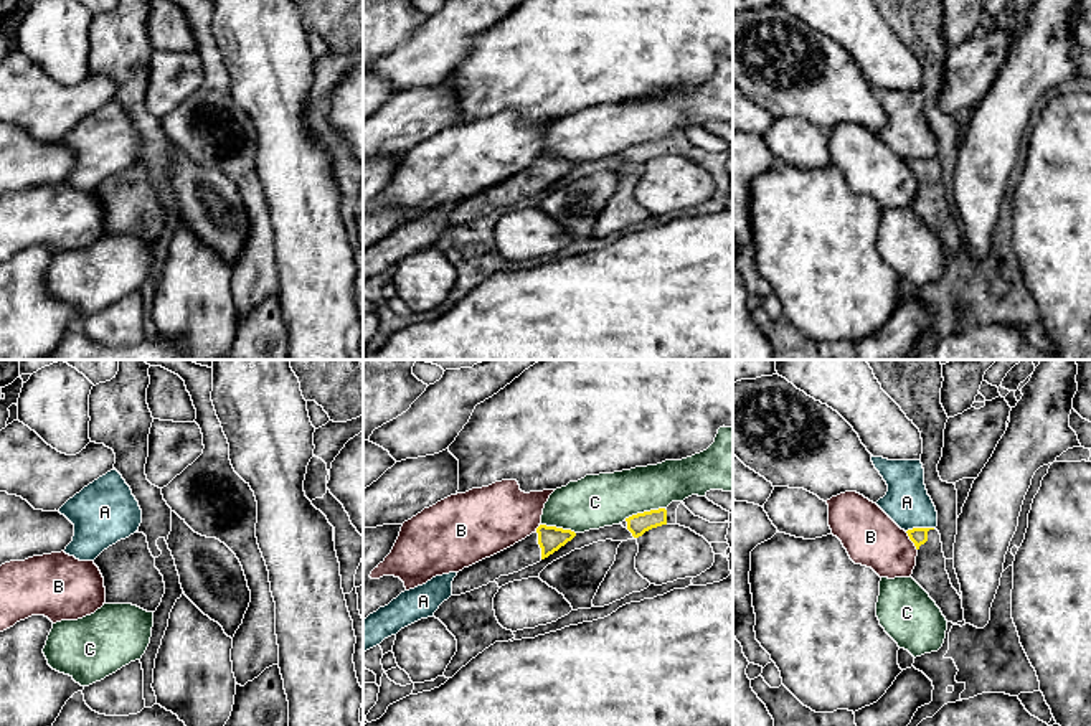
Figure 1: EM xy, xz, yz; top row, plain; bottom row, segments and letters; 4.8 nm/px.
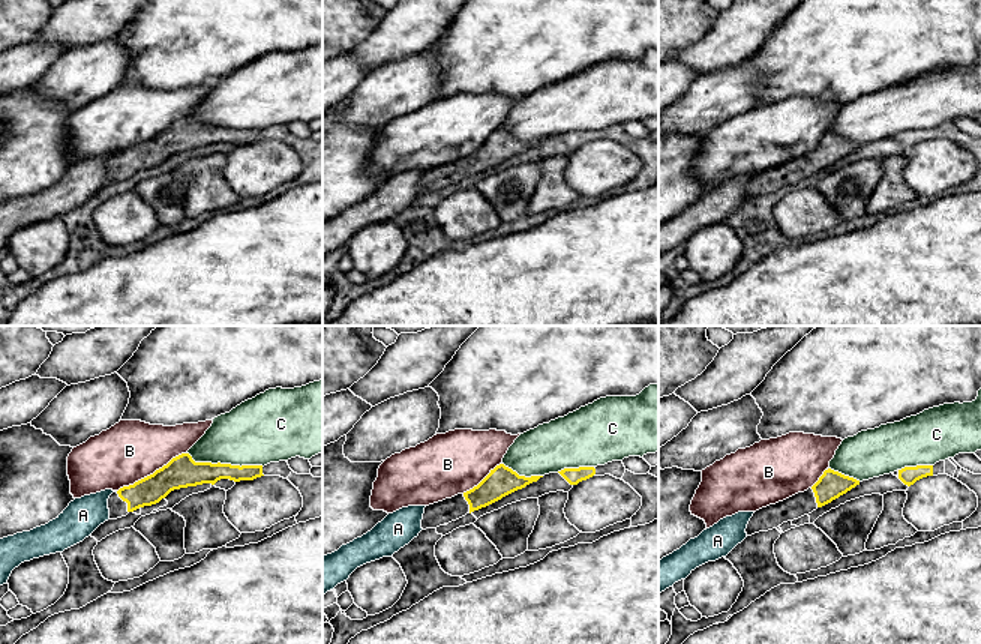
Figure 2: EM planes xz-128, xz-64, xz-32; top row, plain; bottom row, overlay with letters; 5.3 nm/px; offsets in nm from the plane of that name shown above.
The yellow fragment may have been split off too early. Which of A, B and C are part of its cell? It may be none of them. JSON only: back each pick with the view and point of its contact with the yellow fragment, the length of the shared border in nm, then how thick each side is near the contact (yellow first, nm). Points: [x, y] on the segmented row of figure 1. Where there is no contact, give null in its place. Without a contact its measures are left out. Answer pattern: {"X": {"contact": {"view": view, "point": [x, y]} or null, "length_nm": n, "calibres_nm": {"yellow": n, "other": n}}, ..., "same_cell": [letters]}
{"same_cell": []}

